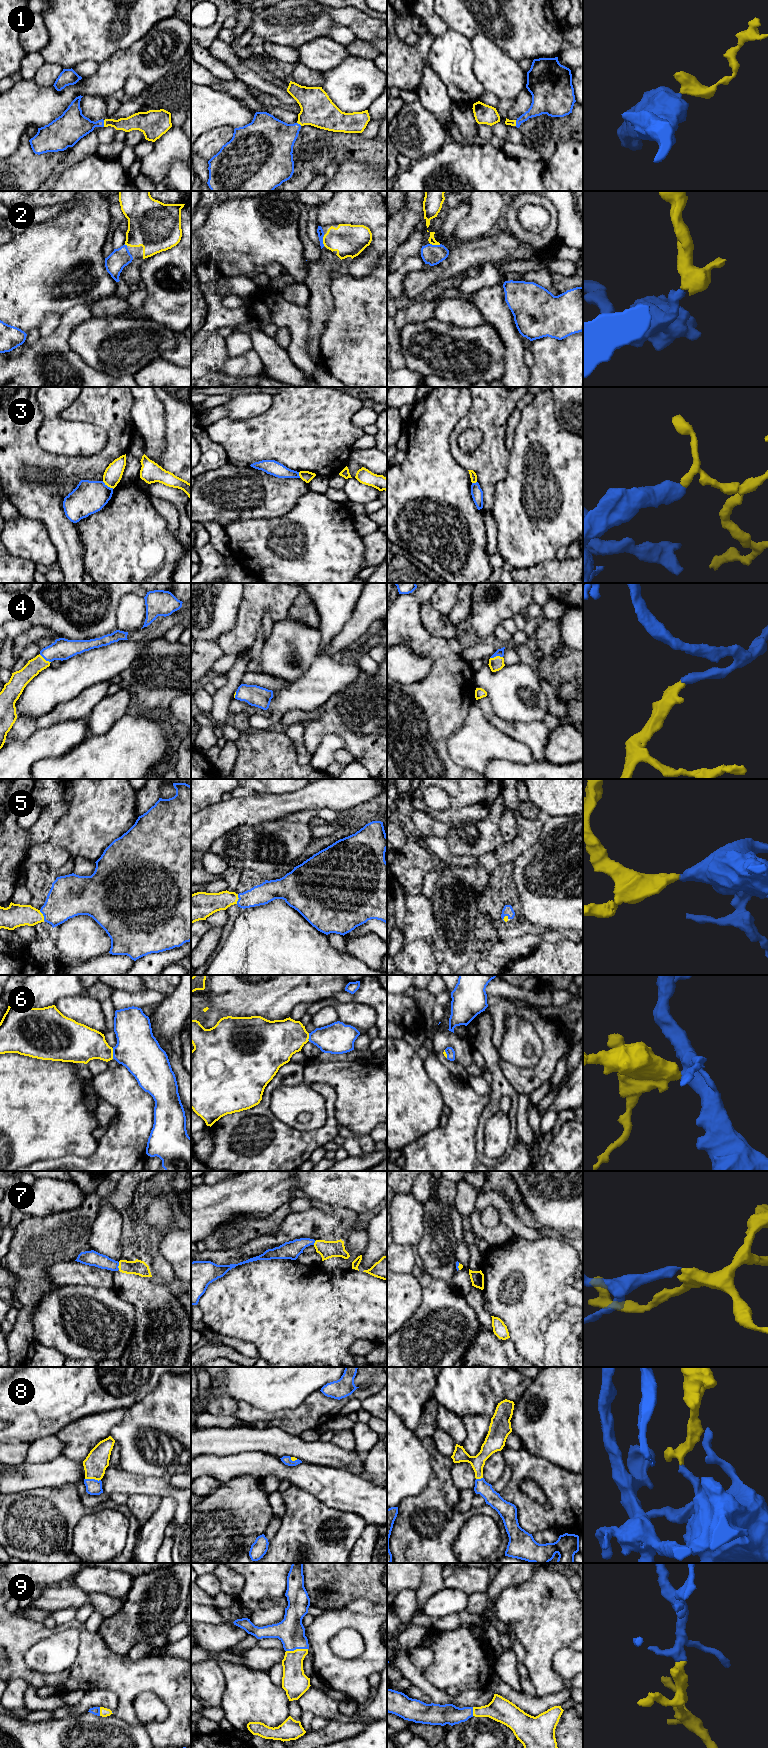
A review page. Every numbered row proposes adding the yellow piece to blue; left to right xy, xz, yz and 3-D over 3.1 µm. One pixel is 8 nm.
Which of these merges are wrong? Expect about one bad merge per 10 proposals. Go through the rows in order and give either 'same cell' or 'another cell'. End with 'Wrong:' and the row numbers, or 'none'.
1: same cell
2: same cell
3: another cell
4: same cell
5: same cell
6: same cell
7: same cell
8: same cell
9: same cell
Wrong: 3

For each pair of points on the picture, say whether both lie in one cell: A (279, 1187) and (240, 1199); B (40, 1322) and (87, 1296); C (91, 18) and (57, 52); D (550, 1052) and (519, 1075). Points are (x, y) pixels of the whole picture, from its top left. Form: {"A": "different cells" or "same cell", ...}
{"A": "same cell", "B": "same cell", "C": "same cell", "D": "same cell"}

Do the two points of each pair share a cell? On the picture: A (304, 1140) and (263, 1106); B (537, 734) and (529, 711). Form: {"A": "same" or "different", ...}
{"A": "same", "B": "different"}

